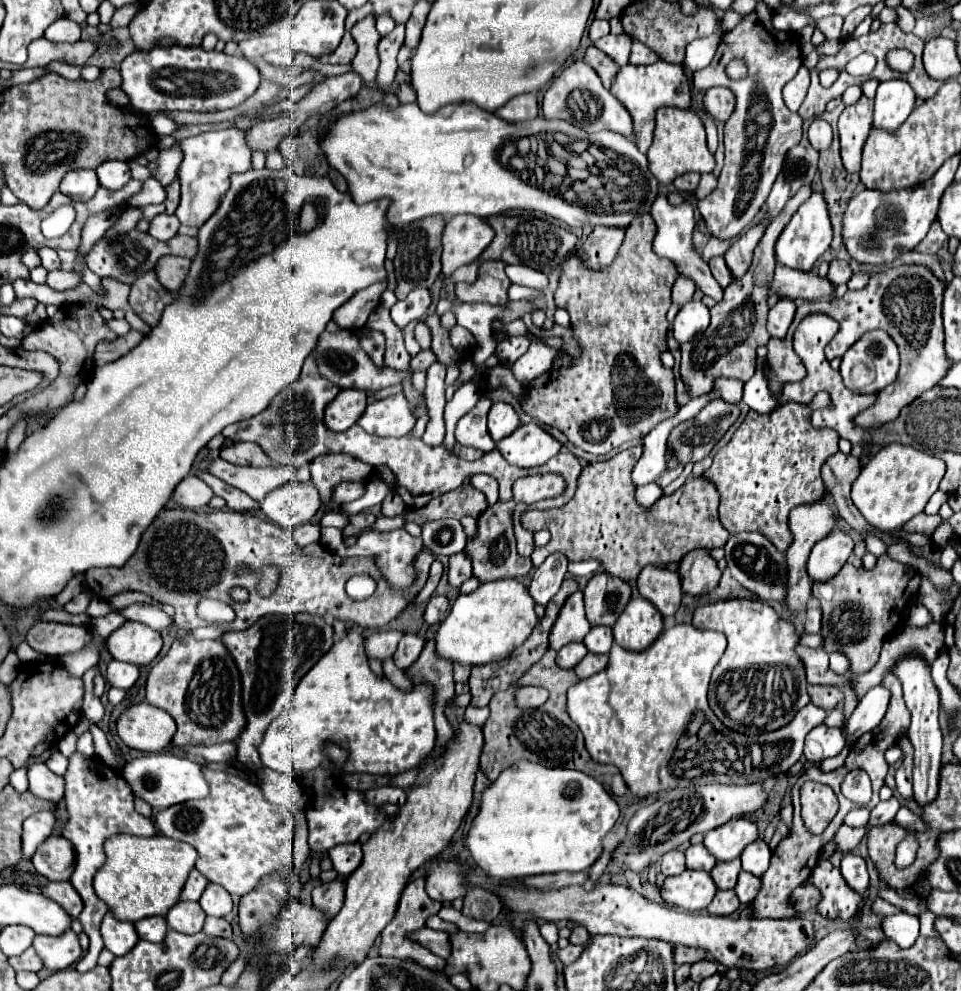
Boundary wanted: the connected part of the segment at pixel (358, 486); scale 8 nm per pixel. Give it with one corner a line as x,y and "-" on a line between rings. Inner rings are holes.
341,483
335,489
335,503
347,503
347,501
355,501
359,497
365,495
365,483

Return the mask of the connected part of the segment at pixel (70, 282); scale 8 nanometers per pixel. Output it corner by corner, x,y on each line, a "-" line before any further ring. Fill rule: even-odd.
53,271
47,277
47,285
53,287
55,291
65,291
65,289
73,289
77,285
81,285
81,277
79,273
65,273
65,271

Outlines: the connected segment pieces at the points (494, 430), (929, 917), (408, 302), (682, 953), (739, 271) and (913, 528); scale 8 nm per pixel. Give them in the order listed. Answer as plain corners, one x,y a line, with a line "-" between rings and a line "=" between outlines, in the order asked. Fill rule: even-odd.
493,403
491,411
489,411
487,427
489,427
493,441
499,441
499,439
511,435
519,427
519,417
509,403
=
929,909
919,915
919,919
921,919
921,933
923,933
925,937
935,937
935,939
939,939
939,933
937,933
937,929
935,929
935,917
937,917
937,915
933,915
933,911
929,911
=
429,289
411,291
407,299
397,301
391,307
393,323
403,329
411,319
423,319
427,309
429,309
429,305
431,305
431,293
429,293
=
677,945
675,947
675,967
679,965
693,965
695,961
701,961
705,957
705,951
703,949
691,949
691,947
683,947
683,945
=
765,223
749,229
743,237
739,237
731,249
725,253
725,263
733,275
733,279
741,279
743,273
747,273
747,269
751,267
751,259
753,259
753,249
757,247
759,239
765,233
=
919,513
915,515
913,519
909,519
905,525
903,525
903,531
907,533
923,533
927,537
931,537
931,531
935,531
935,527
941,523
941,517
939,515
925,515
925,513

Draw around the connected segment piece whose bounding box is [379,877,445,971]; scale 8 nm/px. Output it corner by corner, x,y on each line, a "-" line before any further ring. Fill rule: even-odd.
421,877
409,881
409,885
405,887
403,895
401,895
401,901
399,901
399,907
397,907
397,915
395,919
383,929
381,933
381,947
379,947
379,955
381,957
399,957
399,959
415,959
419,963
423,963
425,967
433,967
433,969
439,969
443,971
445,969
445,959
433,955
429,949
425,949
423,945
415,943
411,937
411,933
415,933
417,929
425,927
425,921
427,917
435,915
439,911
439,901
433,901
427,891
425,891
425,881

